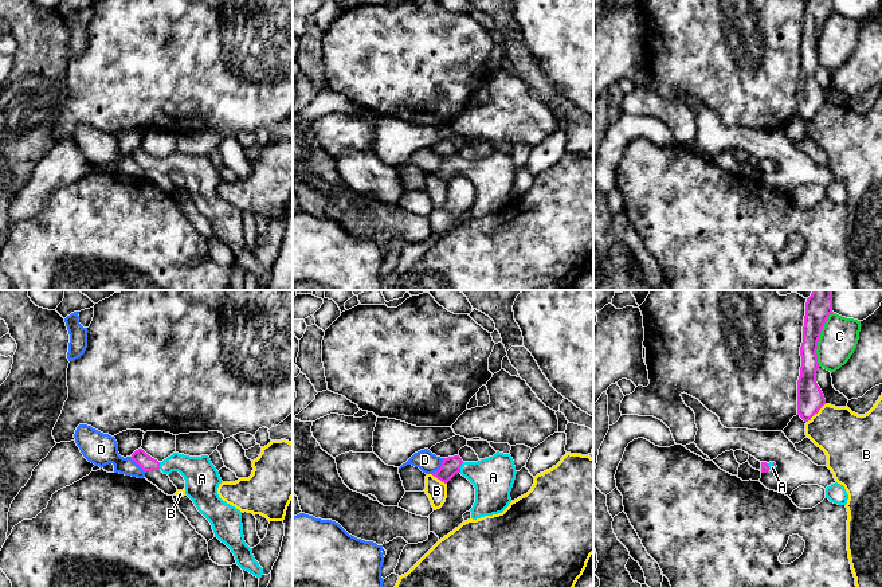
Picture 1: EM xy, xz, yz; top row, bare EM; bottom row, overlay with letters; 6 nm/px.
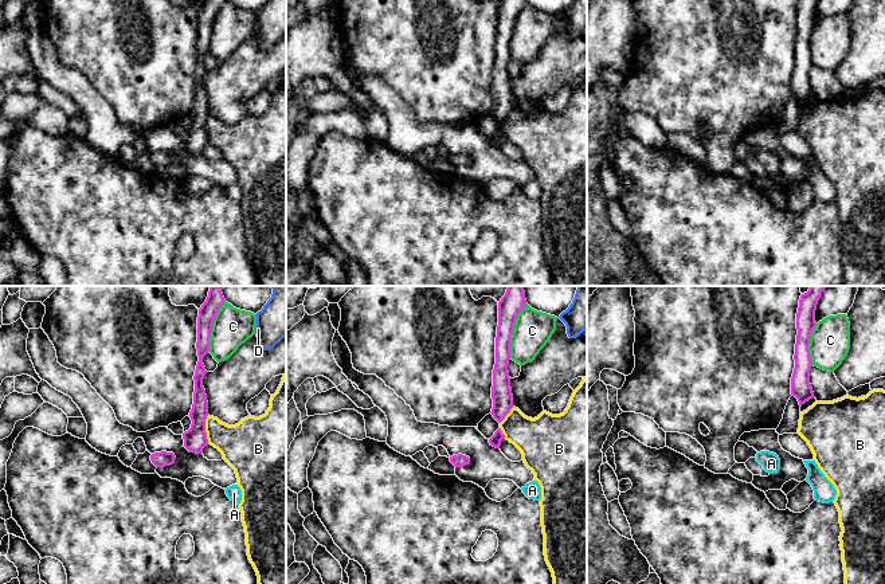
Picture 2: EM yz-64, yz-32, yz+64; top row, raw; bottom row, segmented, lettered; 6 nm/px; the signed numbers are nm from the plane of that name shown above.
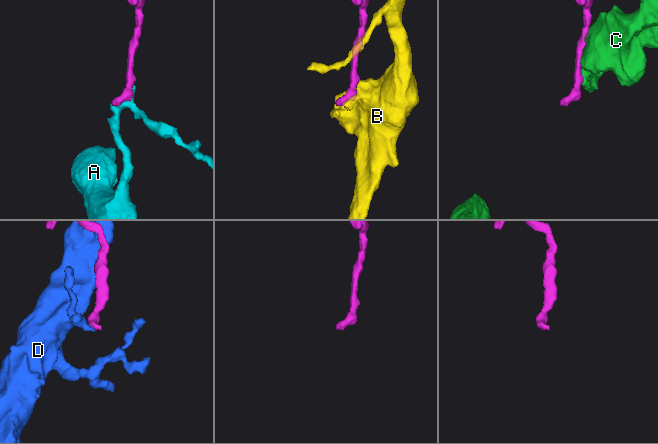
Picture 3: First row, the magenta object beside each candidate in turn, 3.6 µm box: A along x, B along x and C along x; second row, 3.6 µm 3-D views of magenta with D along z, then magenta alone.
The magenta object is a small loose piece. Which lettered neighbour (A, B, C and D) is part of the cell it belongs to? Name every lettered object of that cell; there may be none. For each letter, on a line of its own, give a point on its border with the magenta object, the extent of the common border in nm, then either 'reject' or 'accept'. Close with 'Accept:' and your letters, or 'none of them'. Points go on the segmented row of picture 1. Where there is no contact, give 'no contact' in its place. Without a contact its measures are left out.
A: xz (459, 468) | 70 nm | accept
B: yz (816, 413) | 160 nm | reject
C: yz (819, 337) | 340 nm | reject
D: xz (440, 468) | 120 nm | reject
Accept: A

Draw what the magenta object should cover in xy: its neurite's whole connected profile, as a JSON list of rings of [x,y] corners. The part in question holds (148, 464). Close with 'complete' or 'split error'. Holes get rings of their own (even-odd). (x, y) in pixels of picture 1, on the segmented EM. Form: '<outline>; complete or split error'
[[[142,449],[130,457],[145,473],[161,470],[164,474],[179,471],[185,480],[185,494],[197,510],[211,523],[215,537],[224,543],[235,556],[236,564],[256,578],[262,578],[263,568],[255,560],[243,536],[242,512],[223,501],[217,488],[223,482],[219,471],[208,455],[189,457],[173,453],[158,462]]]; split error

